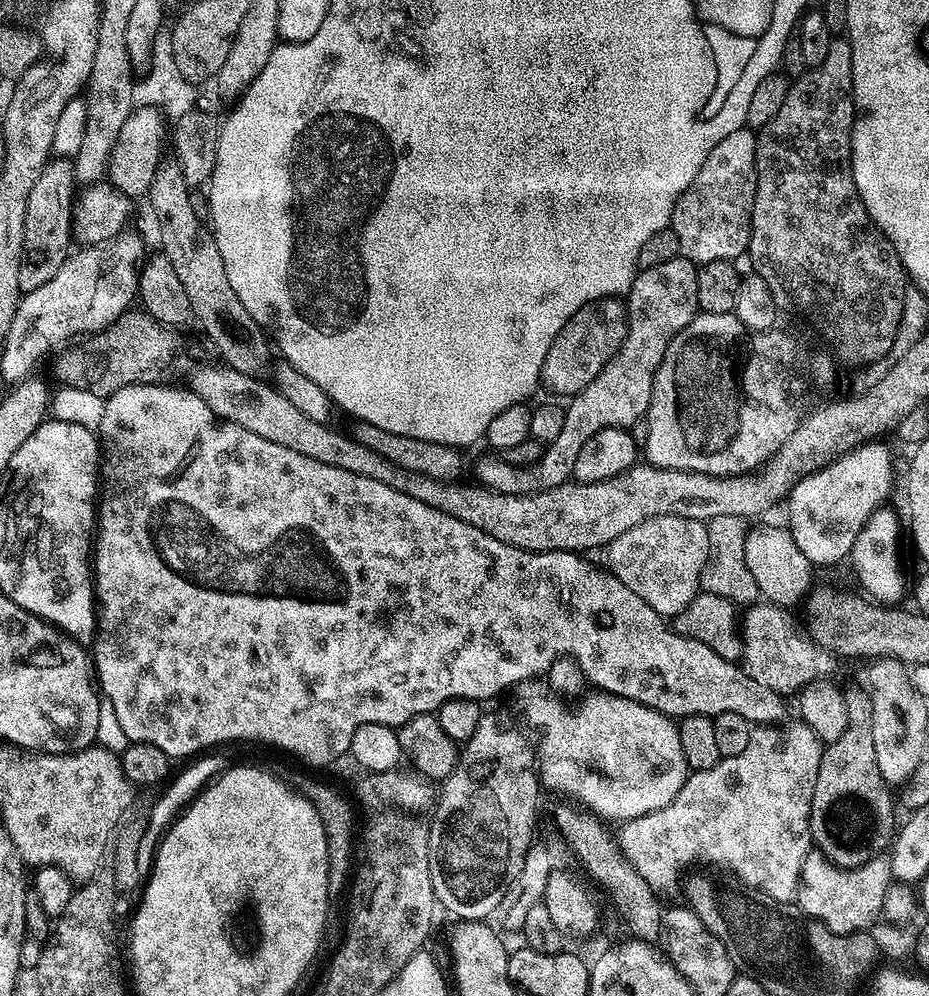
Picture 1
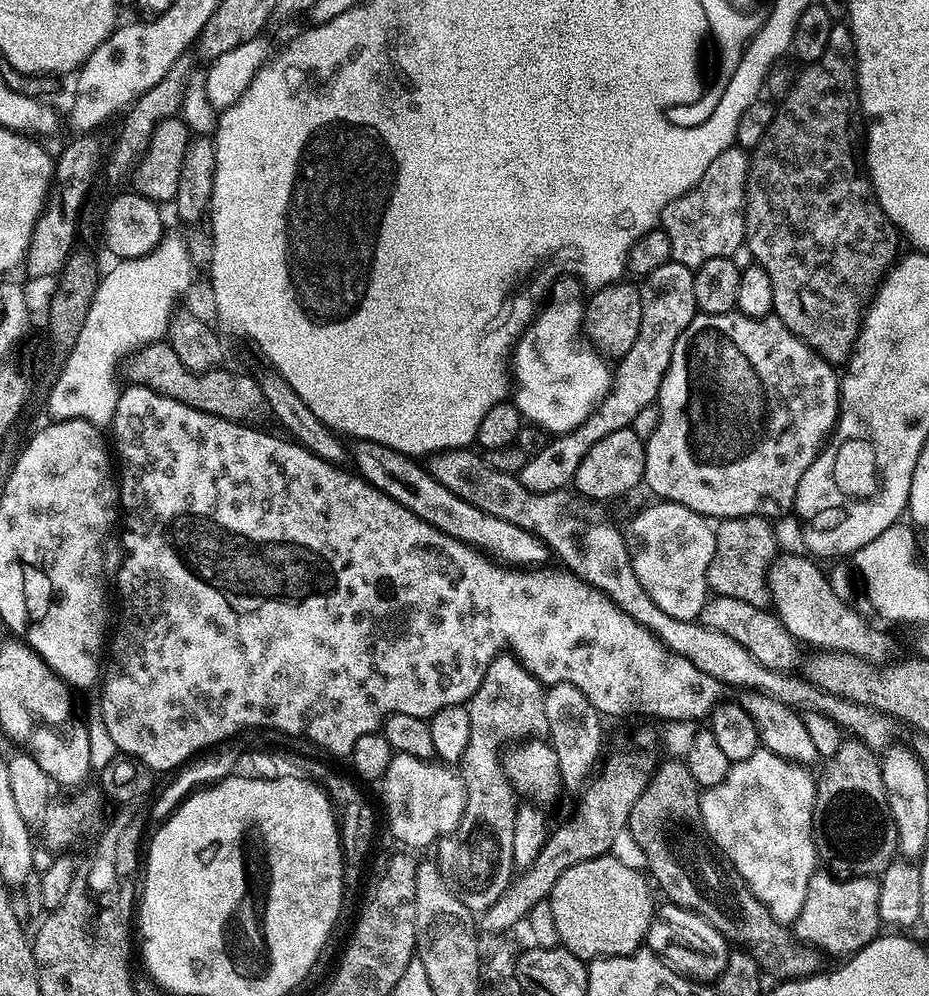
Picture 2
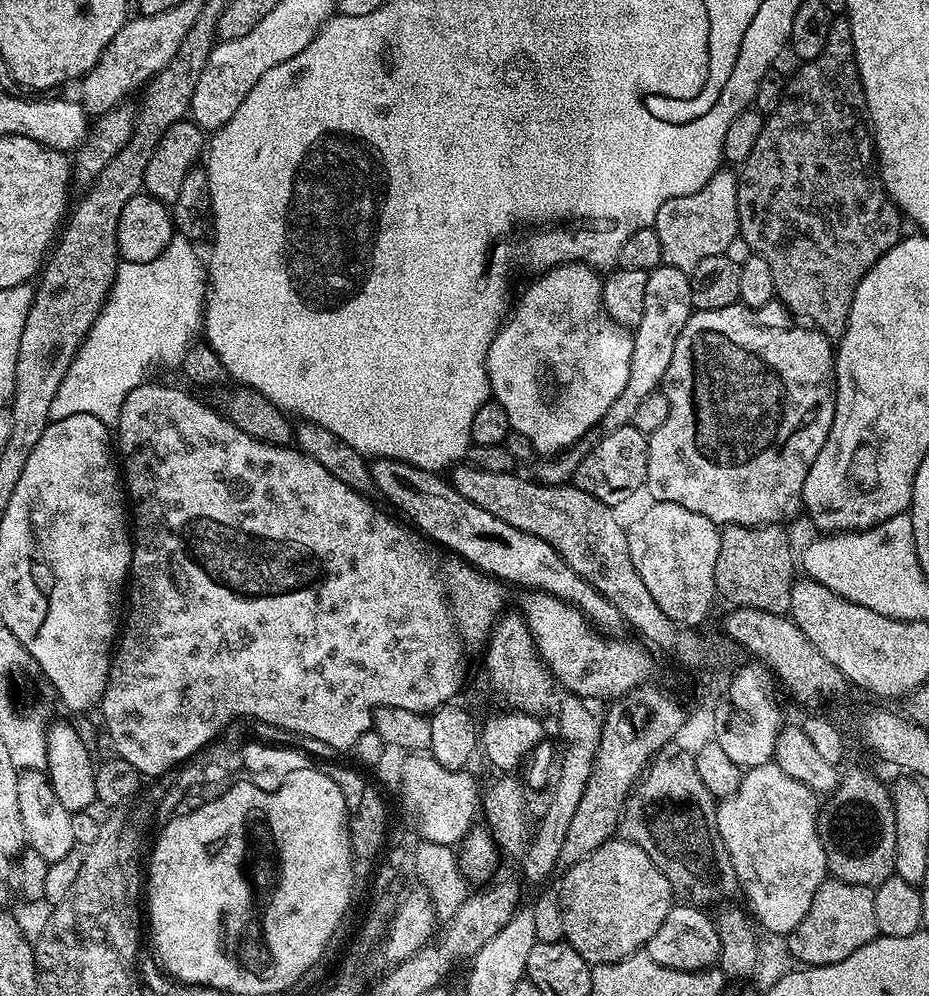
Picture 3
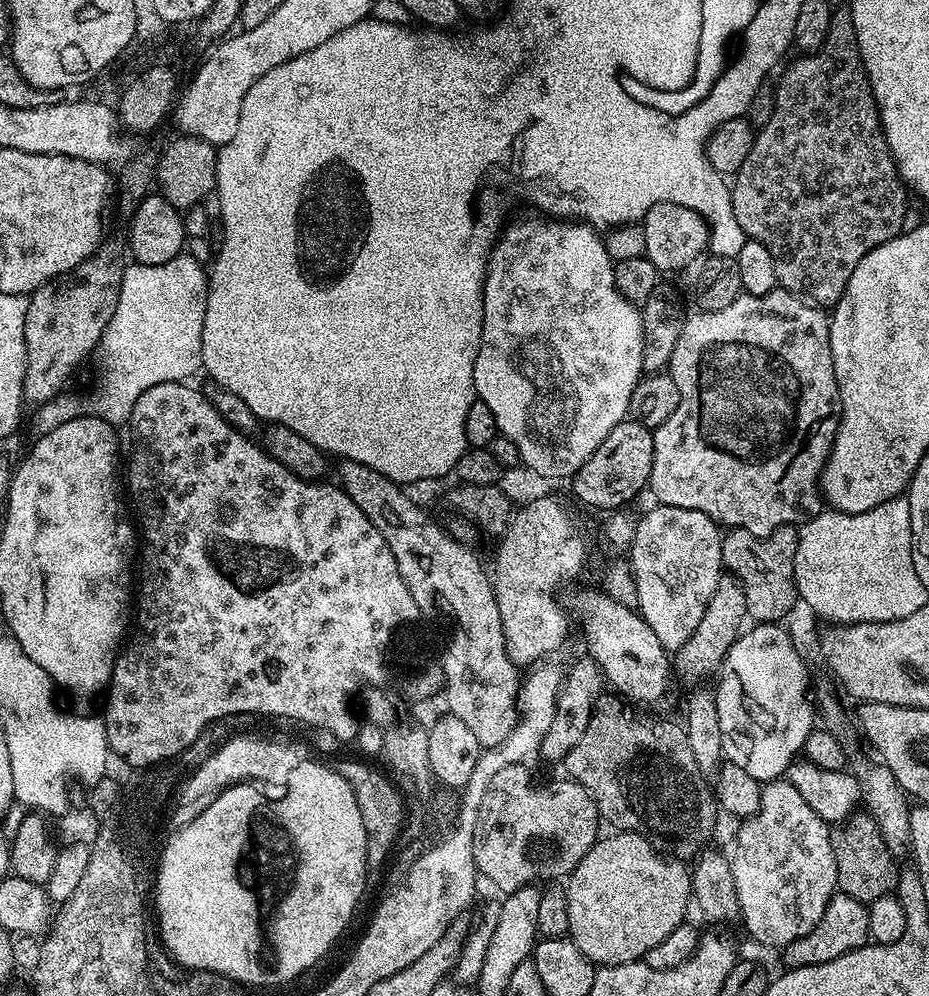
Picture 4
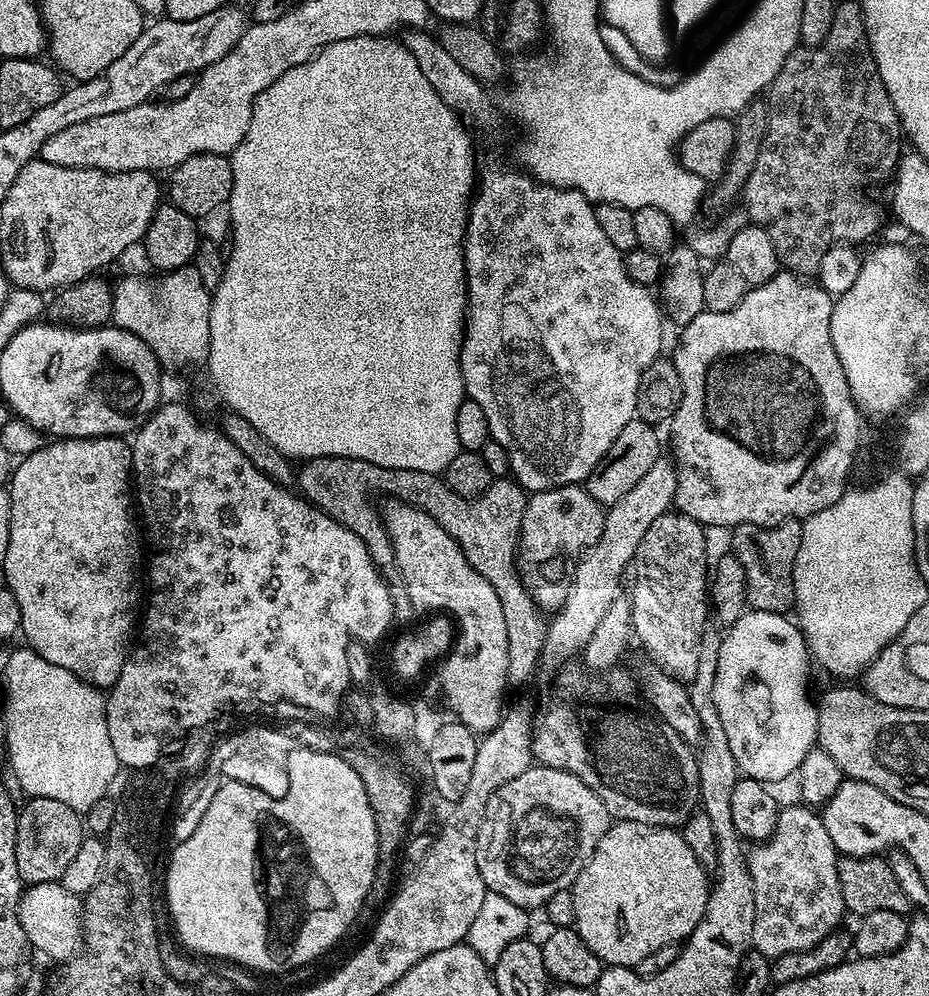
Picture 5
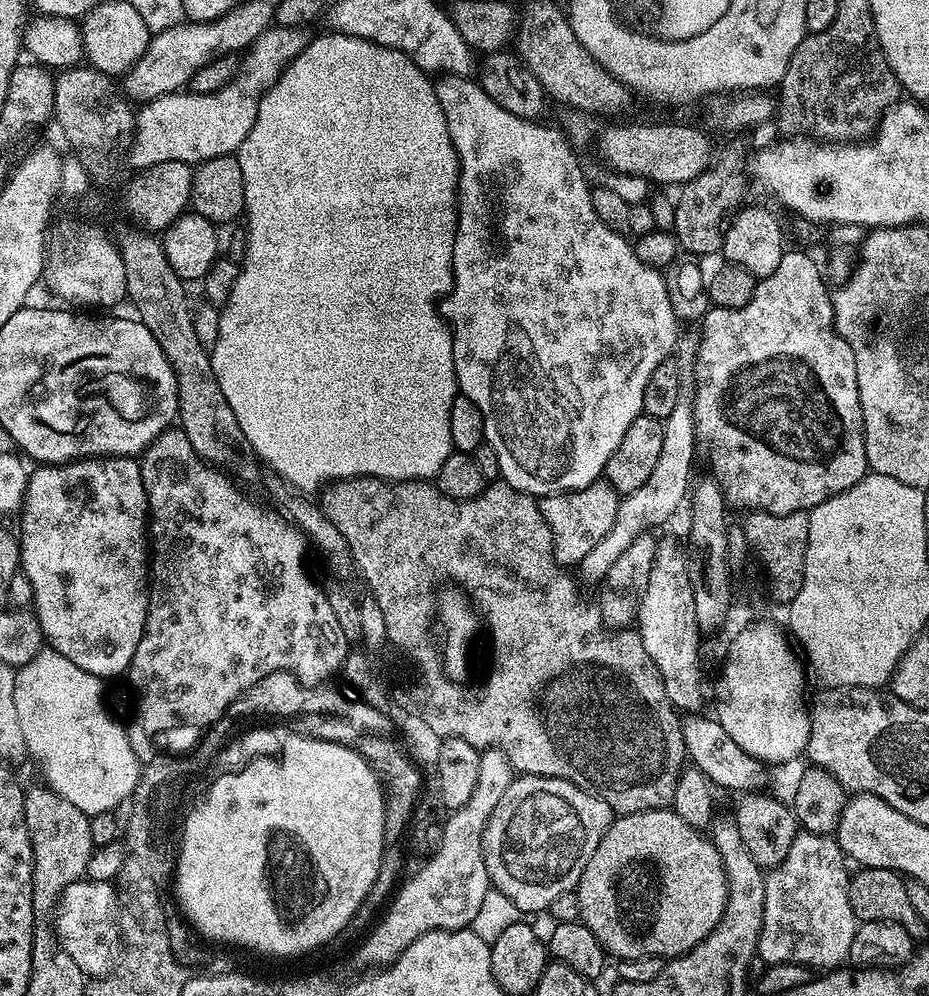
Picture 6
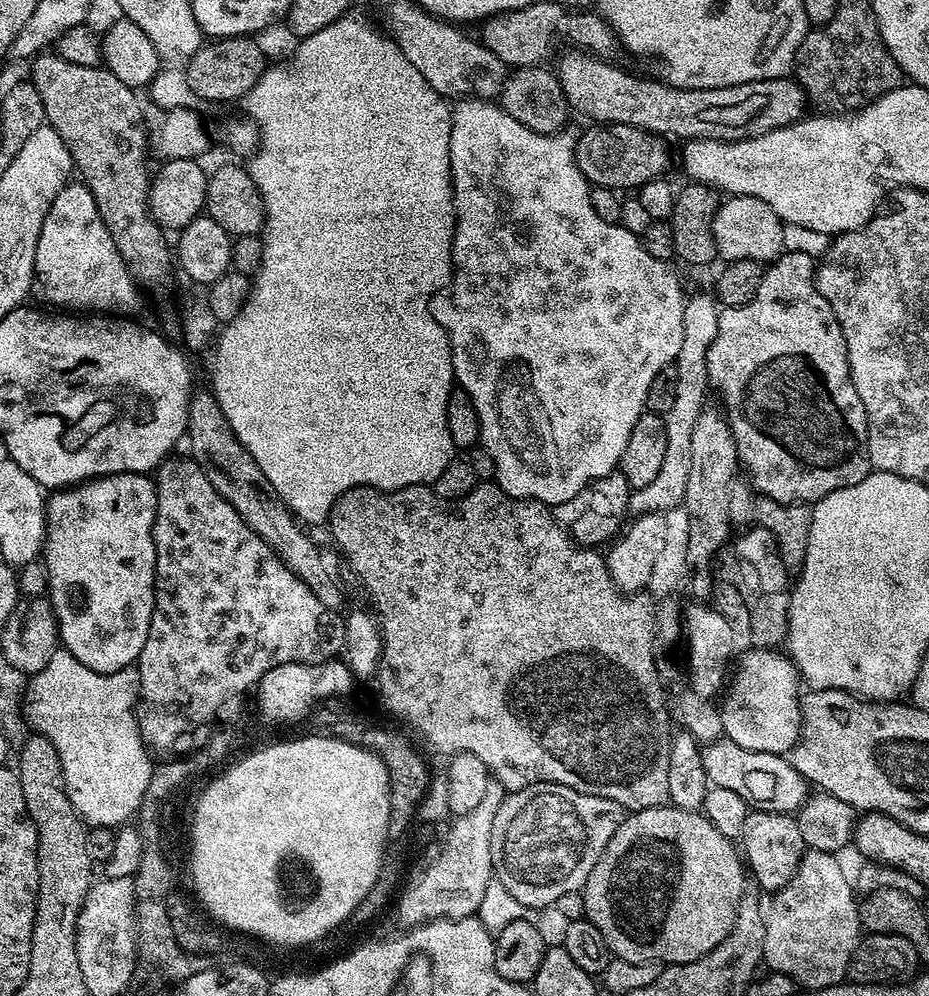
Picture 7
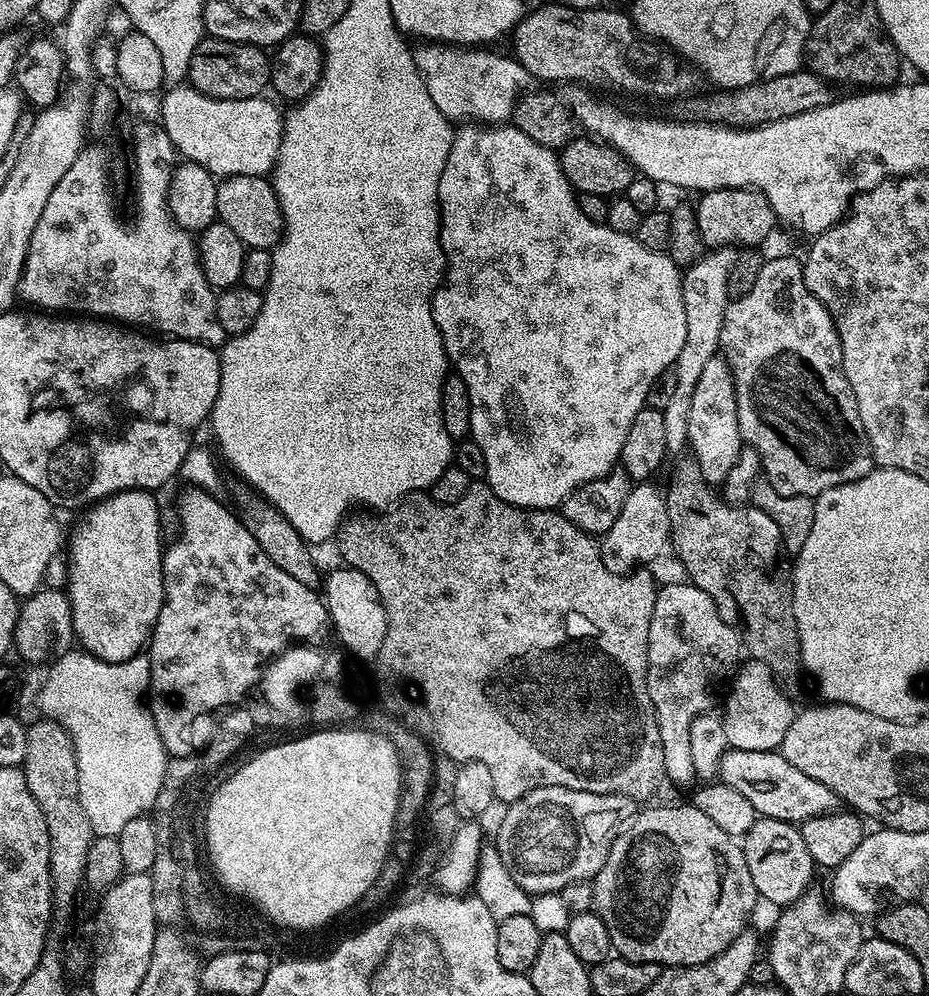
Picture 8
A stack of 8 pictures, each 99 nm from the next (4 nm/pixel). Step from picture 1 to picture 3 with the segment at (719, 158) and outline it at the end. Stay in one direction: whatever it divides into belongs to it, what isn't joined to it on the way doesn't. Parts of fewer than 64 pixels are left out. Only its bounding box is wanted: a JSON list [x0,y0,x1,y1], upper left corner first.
[655,171,738,273]

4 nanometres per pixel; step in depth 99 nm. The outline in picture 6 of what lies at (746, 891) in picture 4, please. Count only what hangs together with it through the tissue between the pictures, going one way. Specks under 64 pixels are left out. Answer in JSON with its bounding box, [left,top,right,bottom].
[759,831,857,970]

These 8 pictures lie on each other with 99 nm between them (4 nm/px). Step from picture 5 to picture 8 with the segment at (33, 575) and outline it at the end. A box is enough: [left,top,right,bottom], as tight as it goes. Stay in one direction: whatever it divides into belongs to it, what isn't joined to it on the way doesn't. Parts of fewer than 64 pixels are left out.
[66,488,165,664]

